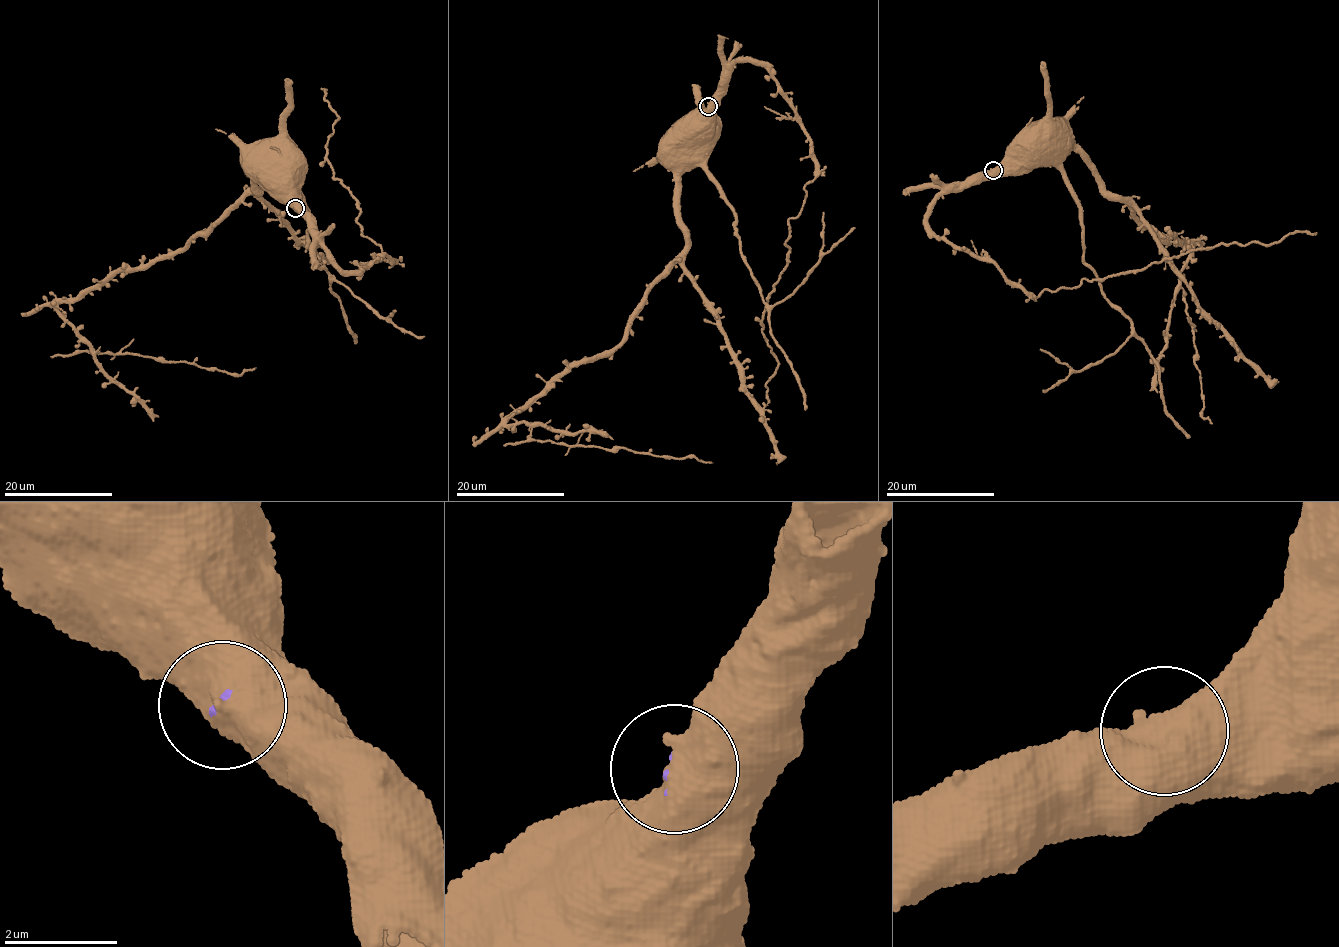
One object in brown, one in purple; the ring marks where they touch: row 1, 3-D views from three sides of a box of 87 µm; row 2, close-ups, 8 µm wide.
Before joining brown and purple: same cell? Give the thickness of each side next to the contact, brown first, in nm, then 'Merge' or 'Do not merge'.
Thickness 900 nm (brown) against 70 nm. Do not merge

